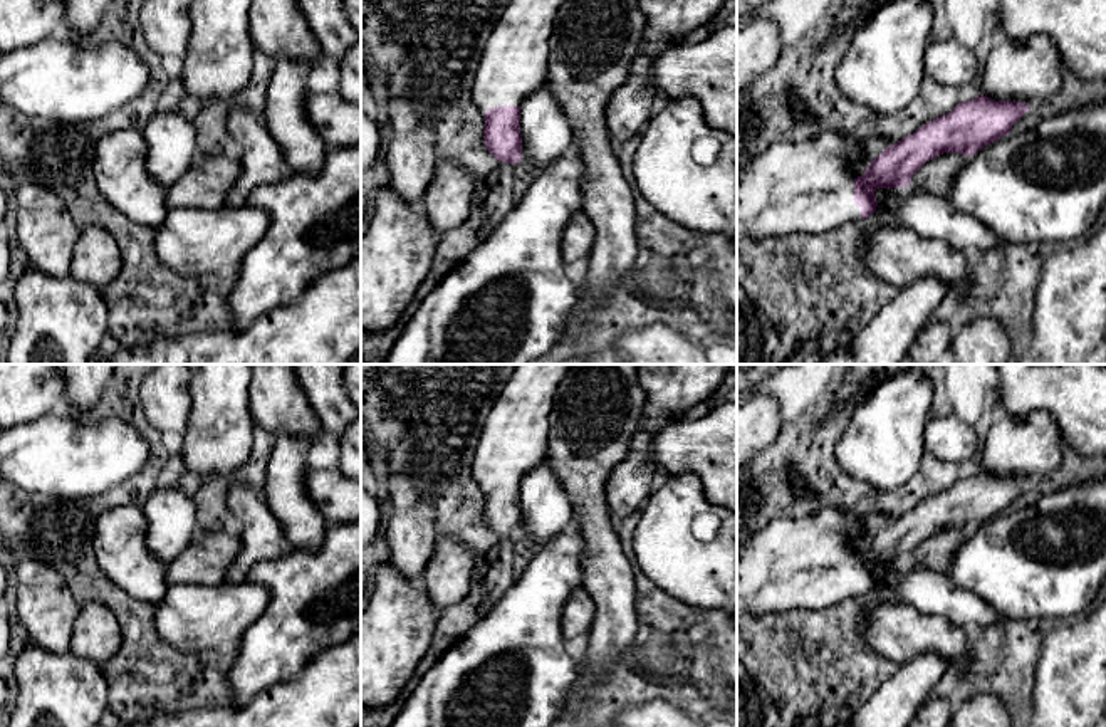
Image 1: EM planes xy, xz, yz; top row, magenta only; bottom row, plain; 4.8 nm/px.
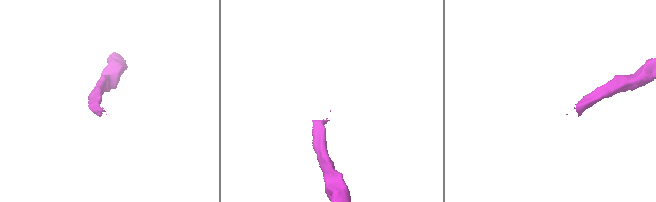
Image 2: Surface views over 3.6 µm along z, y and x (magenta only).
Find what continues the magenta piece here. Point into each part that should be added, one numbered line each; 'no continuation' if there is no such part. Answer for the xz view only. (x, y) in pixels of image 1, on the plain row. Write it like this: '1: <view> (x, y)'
1: xz (514, 440)

